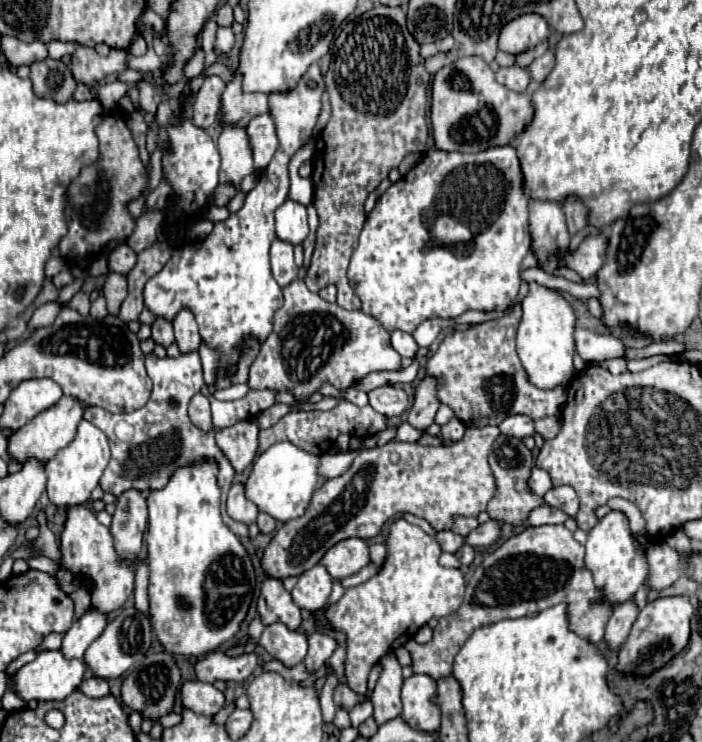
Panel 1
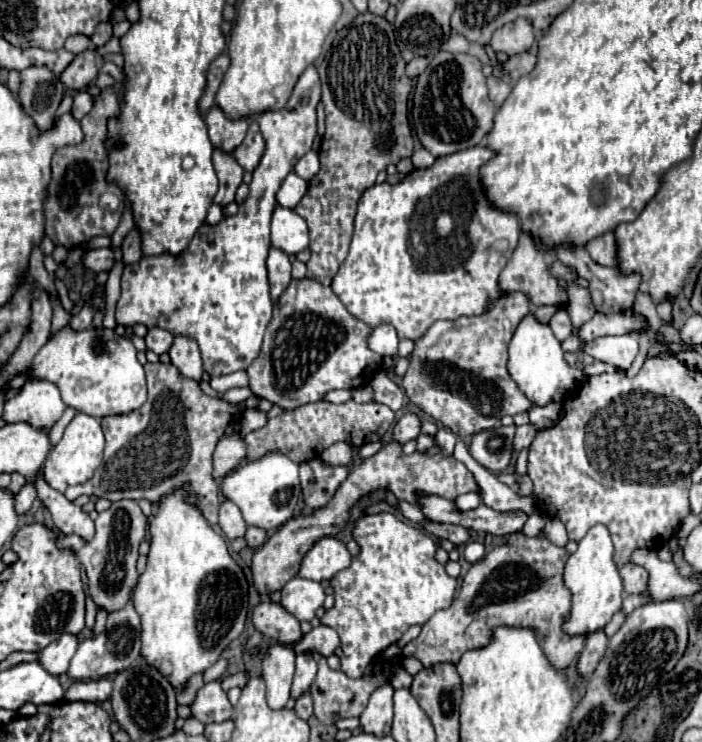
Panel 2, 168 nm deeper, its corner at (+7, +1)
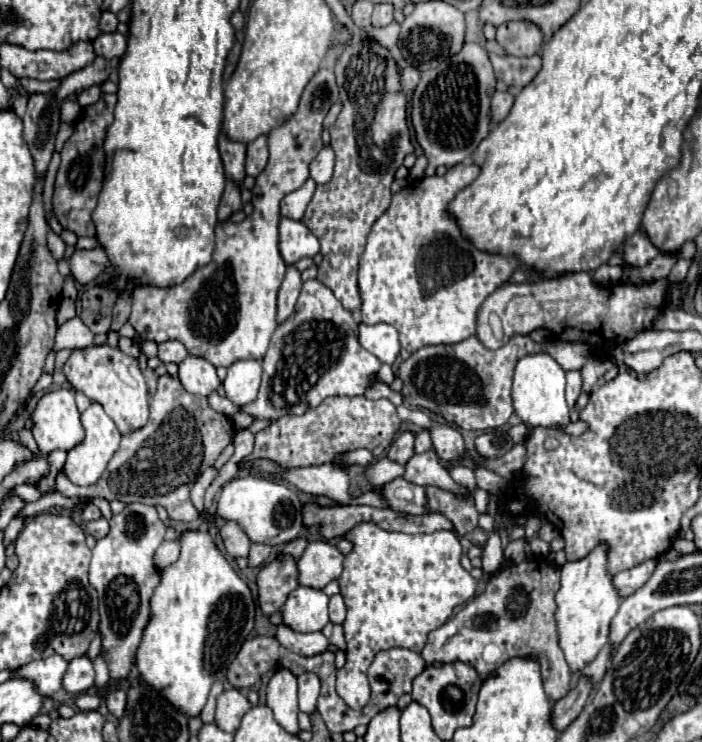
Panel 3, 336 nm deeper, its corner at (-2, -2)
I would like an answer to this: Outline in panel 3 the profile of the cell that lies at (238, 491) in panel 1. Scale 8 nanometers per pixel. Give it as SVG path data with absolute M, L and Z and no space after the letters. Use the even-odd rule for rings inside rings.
M224 521L224 525L220 527L220 537L224 541L226 553L230 557L246 557L248 549L250 549L250 539L248 535L244 535L244 531L240 531L238 523L232 521Z

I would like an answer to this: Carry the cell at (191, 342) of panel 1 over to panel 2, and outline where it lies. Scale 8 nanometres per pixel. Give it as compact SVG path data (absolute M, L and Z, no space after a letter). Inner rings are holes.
M175 336L169 356L171 356L171 364L179 370L179 374L183 378L191 378L197 382L201 380L203 364L201 364L201 352L199 352L199 346L195 344L195 340Z

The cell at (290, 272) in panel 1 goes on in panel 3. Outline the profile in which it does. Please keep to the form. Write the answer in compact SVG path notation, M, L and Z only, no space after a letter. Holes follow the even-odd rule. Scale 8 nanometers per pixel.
M294 265L286 267L286 277L278 291L278 323L286 321L294 313L294 305L298 299L298 293L302 289L300 271Z

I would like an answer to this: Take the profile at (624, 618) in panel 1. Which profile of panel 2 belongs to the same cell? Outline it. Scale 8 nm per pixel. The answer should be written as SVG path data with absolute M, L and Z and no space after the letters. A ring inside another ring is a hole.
M595 632L593 636L587 638L585 648L581 650L579 660L577 660L577 672L583 680L587 680L593 674L595 666L599 664L599 660L603 658L607 650L607 644L609 644L609 638L603 632Z

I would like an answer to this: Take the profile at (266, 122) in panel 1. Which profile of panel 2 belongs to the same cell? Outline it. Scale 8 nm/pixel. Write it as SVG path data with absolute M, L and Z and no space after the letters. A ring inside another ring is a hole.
M253 120L249 124L249 130L247 130L247 136L245 136L243 144L233 152L233 156L243 170L253 172L253 168L259 164L263 152L265 152L265 140L259 132L259 124Z

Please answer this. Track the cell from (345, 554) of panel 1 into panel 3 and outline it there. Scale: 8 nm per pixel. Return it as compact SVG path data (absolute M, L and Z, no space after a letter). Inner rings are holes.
M310 541L302 557L298 559L298 573L300 573L298 581L300 585L322 589L332 579L338 579L342 575L342 569L344 569L344 555L334 545L330 545L328 541Z

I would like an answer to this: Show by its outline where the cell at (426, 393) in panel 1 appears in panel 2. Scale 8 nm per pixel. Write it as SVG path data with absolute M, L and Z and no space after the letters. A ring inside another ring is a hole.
M405 414L403 418L397 420L397 424L393 426L393 442L397 444L405 444L409 440L415 440L421 432L421 422L415 414Z

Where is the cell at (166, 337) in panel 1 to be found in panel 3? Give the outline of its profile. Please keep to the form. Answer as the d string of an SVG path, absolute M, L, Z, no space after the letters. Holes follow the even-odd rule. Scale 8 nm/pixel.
M164 341L158 345L158 357L162 363L180 363L186 355L188 351L180 341Z

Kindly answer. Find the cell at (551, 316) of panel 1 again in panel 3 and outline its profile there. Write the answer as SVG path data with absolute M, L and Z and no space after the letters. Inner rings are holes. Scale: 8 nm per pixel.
M546 351L532 353L532 355L522 357L516 363L512 401L514 401L516 415L522 419L522 423L526 423L528 429L532 429L532 427L558 429L558 427L570 423L564 391L566 391L566 373L550 353L546 353Z

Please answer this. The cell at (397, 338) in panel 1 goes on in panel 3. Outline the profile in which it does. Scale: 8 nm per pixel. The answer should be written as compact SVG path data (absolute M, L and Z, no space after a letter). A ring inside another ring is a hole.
M360 323L358 341L364 349L374 353L382 363L388 363L388 365L392 365L400 353L398 331L386 323L378 323L378 325Z

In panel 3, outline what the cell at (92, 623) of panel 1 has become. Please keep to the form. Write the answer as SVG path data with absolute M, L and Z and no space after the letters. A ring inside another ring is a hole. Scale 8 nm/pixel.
M50 655L48 659L38 659L20 667L18 677L26 677L34 681L42 695L52 697L62 687L66 669L68 669L68 661L62 655Z

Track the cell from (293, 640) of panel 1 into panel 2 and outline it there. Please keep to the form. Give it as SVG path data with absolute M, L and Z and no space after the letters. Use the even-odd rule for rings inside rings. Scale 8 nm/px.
M271 646L263 658L263 674L267 688L267 704L271 710L281 710L289 702L291 680L295 672L295 652L291 646Z

